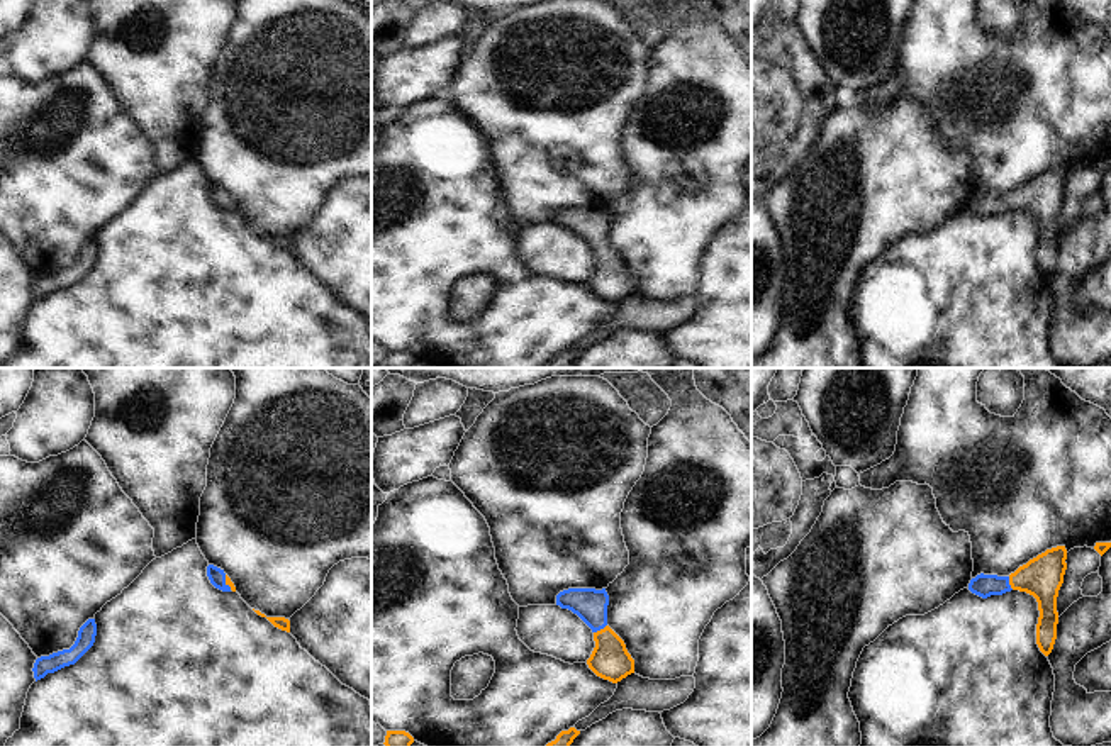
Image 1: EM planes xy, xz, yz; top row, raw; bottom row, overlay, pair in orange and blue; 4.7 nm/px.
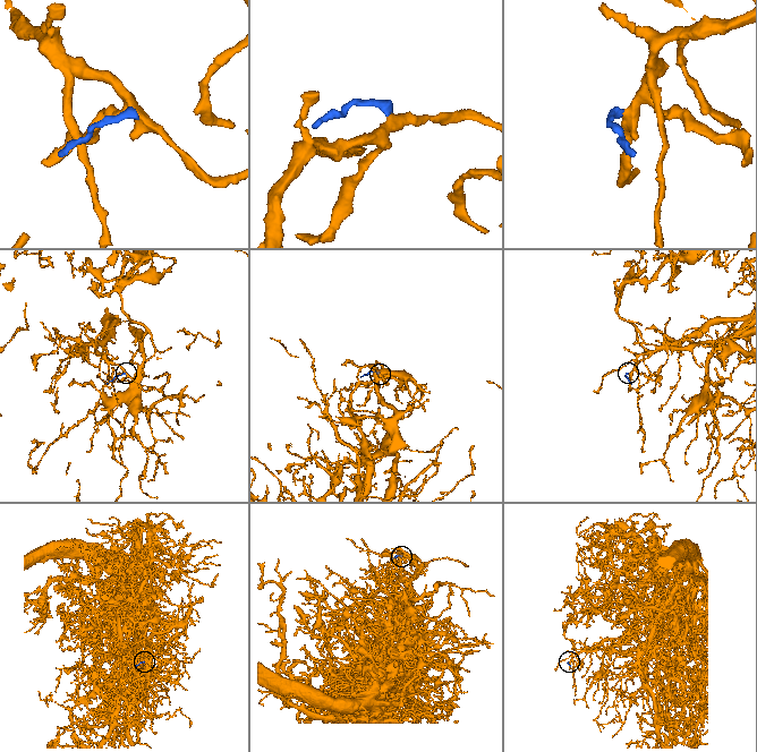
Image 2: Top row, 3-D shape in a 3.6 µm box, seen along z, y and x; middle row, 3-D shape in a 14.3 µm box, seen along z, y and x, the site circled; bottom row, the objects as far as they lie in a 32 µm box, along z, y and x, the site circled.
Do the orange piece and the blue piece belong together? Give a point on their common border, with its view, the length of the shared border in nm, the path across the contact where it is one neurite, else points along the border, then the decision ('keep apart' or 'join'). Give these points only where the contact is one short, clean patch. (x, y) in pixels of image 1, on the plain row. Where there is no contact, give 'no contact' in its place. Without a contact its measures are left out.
contact xz (601, 250); length 80 nm; way xz (609, 280), (609, 267), (601, 250), (591, 226); join

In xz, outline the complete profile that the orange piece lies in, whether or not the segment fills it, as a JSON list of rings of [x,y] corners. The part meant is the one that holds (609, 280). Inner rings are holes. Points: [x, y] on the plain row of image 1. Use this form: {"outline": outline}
{"outline": [[[568,209],[556,215],[556,225],[577,234],[594,253],[595,268],[589,288],[612,303],[634,293],[634,280],[624,261],[607,246],[609,215],[606,209]]]}

